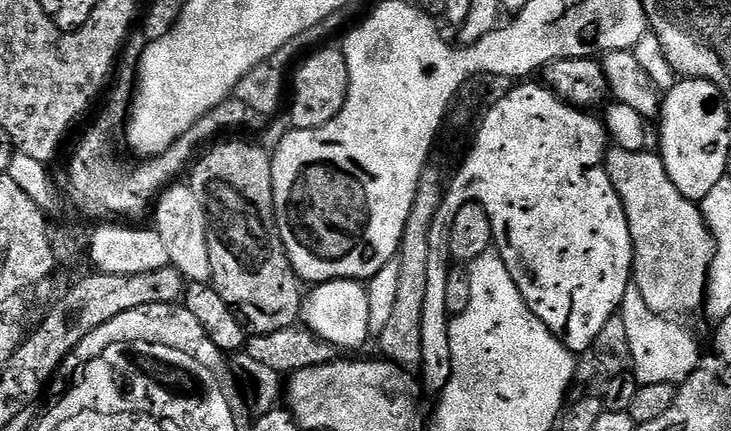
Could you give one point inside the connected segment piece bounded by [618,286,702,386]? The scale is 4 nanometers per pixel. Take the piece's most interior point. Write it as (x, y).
(662, 350)

